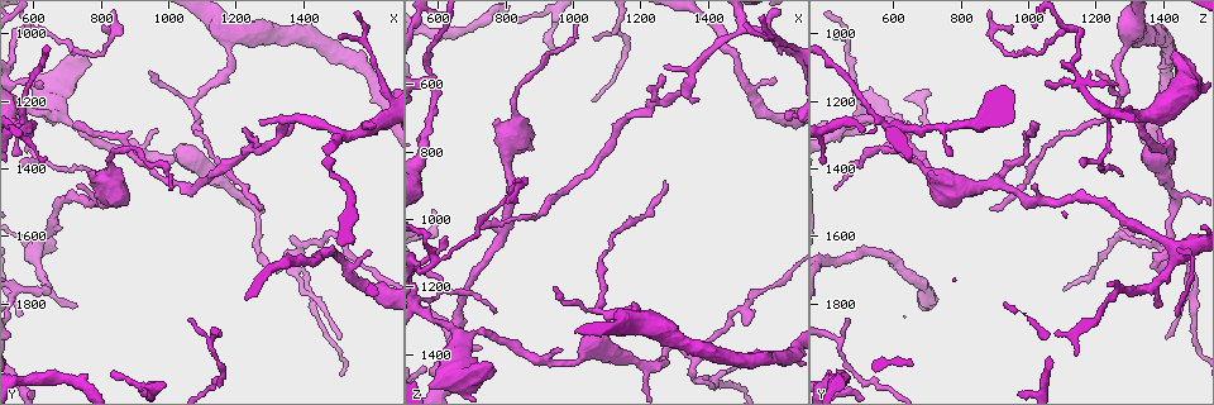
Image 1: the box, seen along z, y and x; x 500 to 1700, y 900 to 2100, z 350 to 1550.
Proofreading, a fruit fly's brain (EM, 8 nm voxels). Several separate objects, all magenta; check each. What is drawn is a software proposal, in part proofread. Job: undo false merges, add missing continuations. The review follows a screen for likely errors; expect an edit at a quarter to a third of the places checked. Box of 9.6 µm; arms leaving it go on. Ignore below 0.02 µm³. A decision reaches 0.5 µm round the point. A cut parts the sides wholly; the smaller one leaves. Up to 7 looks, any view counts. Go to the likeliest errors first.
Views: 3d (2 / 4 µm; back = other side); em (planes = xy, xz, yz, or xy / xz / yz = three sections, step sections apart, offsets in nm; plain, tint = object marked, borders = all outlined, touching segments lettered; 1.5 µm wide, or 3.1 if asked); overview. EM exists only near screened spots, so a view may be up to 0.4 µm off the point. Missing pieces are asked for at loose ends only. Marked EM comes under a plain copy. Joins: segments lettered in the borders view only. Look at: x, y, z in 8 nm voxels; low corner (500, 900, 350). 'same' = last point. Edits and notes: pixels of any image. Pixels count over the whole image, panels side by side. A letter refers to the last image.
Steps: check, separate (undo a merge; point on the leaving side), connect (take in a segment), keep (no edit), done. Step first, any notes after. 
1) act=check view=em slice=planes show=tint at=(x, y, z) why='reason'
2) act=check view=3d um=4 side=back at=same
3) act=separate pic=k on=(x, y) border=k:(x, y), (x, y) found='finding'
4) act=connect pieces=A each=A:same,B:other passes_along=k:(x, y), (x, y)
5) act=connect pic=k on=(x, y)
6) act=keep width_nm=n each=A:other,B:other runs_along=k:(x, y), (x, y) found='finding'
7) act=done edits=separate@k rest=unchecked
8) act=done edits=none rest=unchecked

act=check view=em slice=planes show=tint at=(720, 1450, 1020)

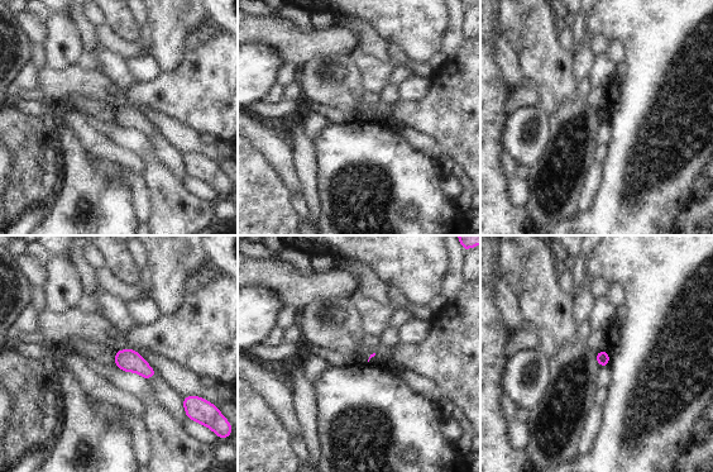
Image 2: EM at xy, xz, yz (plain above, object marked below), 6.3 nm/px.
act=check view=em slice=planes show=borders at=same why='what lies round it'

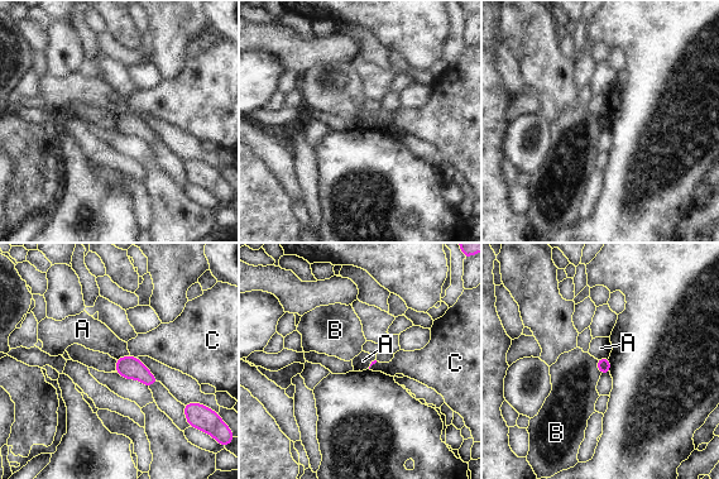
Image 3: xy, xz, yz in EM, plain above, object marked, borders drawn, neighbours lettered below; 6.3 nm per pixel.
act=keep each=A:other,B:other,C:other border=3:(595, 359), (595, 365), (600, 374) found='none of them fits'

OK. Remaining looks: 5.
act=check view=em slice=planes show=tint at=(580, 1280, 590) why='three arms meet'

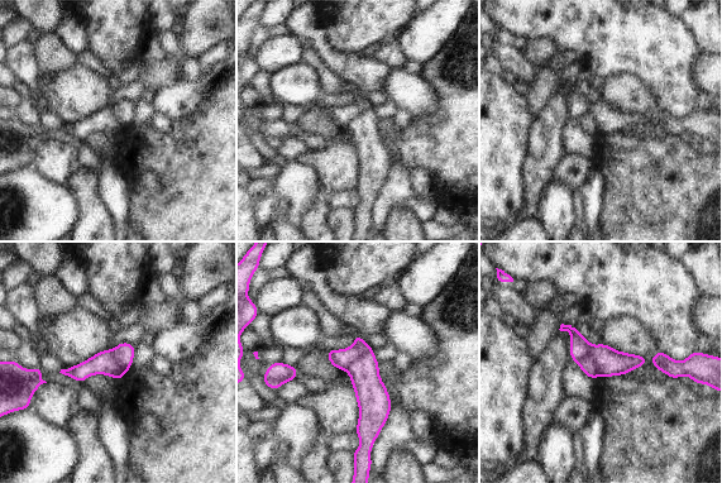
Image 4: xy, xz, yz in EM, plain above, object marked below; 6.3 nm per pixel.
act=check view=em slice=planes show=borders at=same

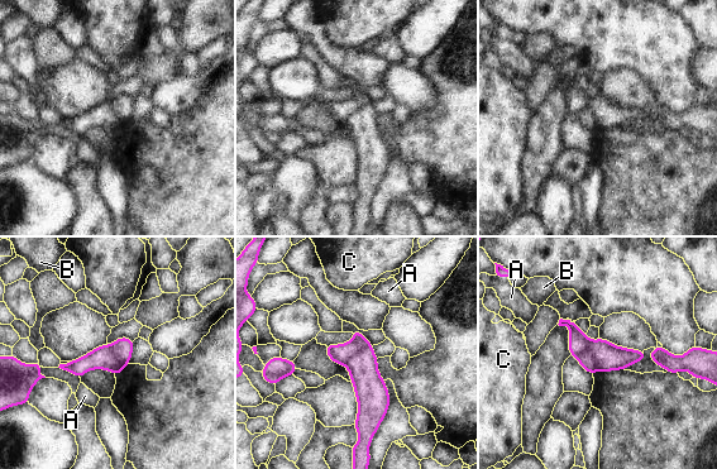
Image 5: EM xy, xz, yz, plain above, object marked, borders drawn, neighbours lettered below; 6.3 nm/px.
act=separate pic=5 on=(587, 360) each=A:other,B:other,C:other border=5:(577, 357), (588, 352), (598, 369) found='a second cell is stuck on'

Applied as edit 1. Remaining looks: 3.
act=check view=overview

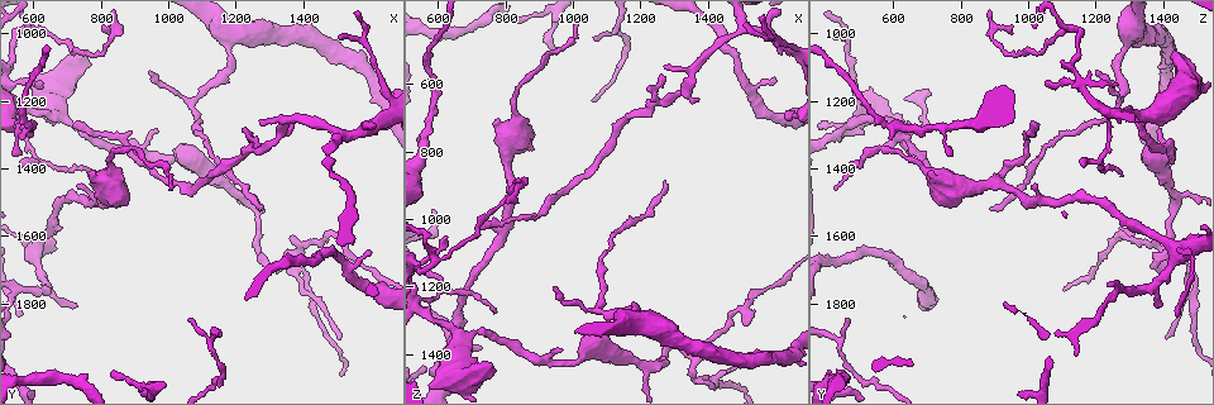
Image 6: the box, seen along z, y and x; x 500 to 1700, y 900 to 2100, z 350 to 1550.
act=check view=3d um=4 side=back at=(630, 1140, 1050) why='an open end'

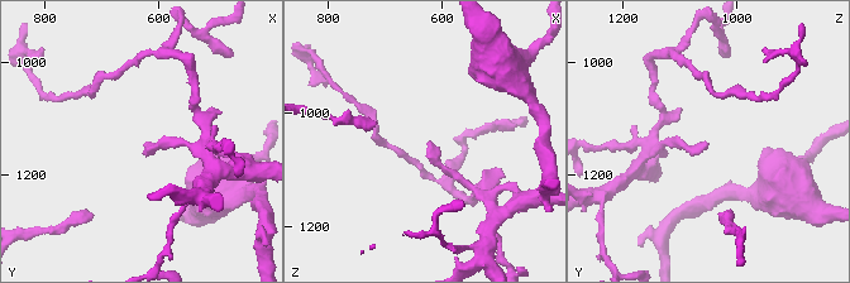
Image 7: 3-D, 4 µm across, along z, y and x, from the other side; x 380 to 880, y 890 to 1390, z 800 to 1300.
act=check view=em slice=planes show=borders at=(625, 1145, 1050)

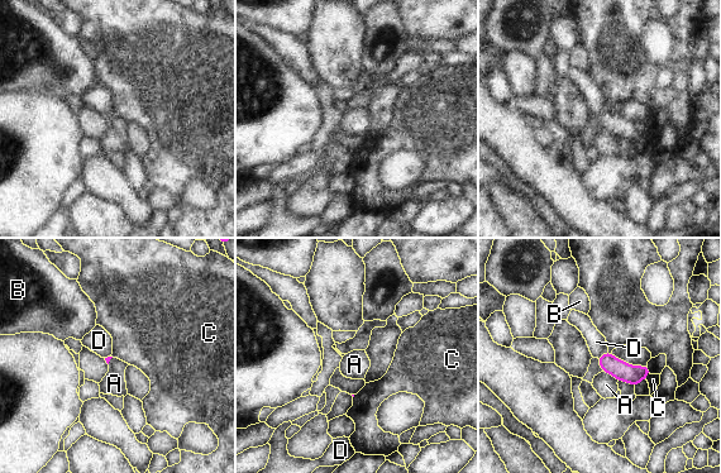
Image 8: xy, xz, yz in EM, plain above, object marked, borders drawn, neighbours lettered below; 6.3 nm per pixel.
act=keep each=A:other,B:other,C:other,D:other border=8:(602, 371), (617, 381) found='none of them fits'

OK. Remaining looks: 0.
act=done edits=separate@5 rest=unchecked

